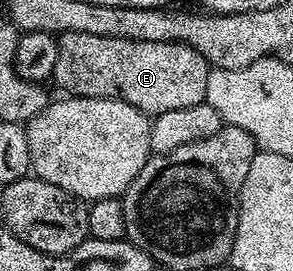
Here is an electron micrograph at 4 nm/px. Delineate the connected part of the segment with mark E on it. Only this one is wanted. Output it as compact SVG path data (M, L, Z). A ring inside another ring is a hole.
M69 32L59 33L58 36L58 62L54 62L54 74L52 80L61 88L61 93L68 96L85 96L86 98L110 98L111 100L121 100L130 106L134 106L139 112L148 113L149 117L162 114L166 110L182 110L182 106L194 106L205 103L206 78L210 71L208 61L198 54L196 48L191 48L185 44L171 44L170 42L134 42L130 38L102 38L102 34L70 34Z

